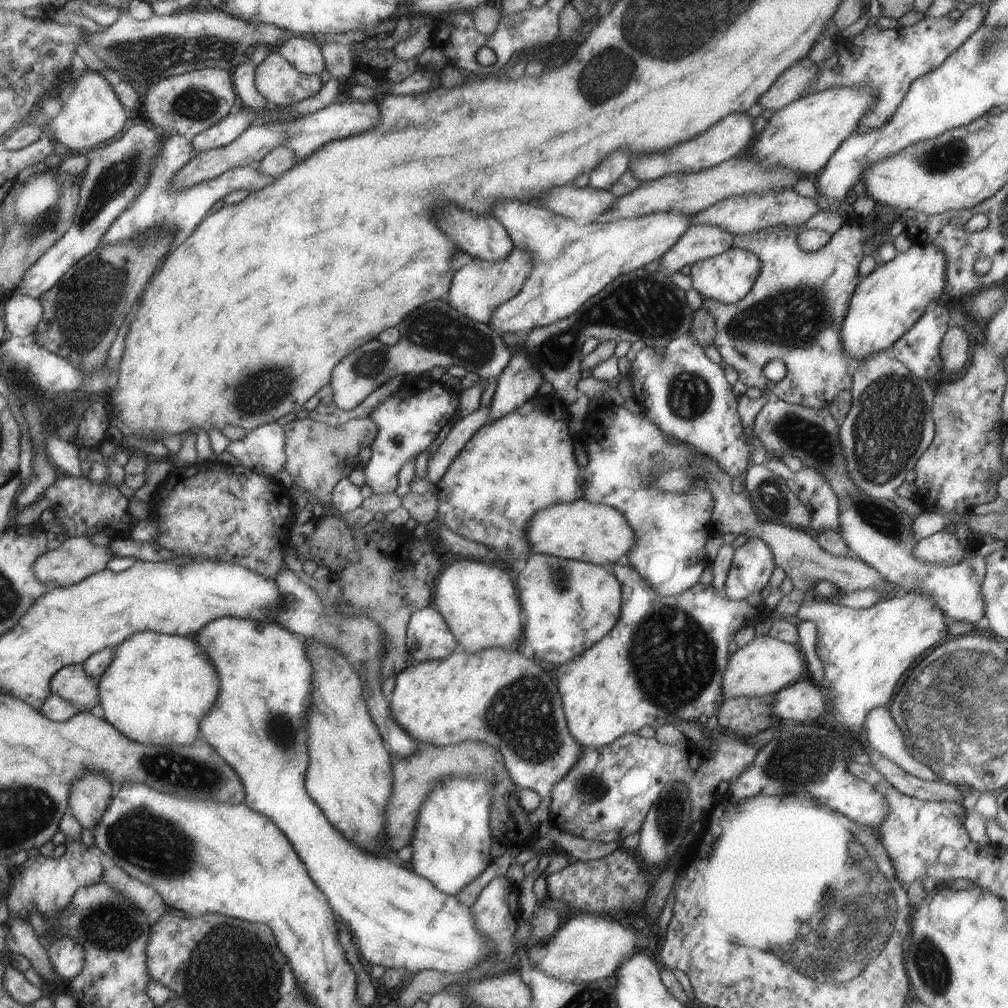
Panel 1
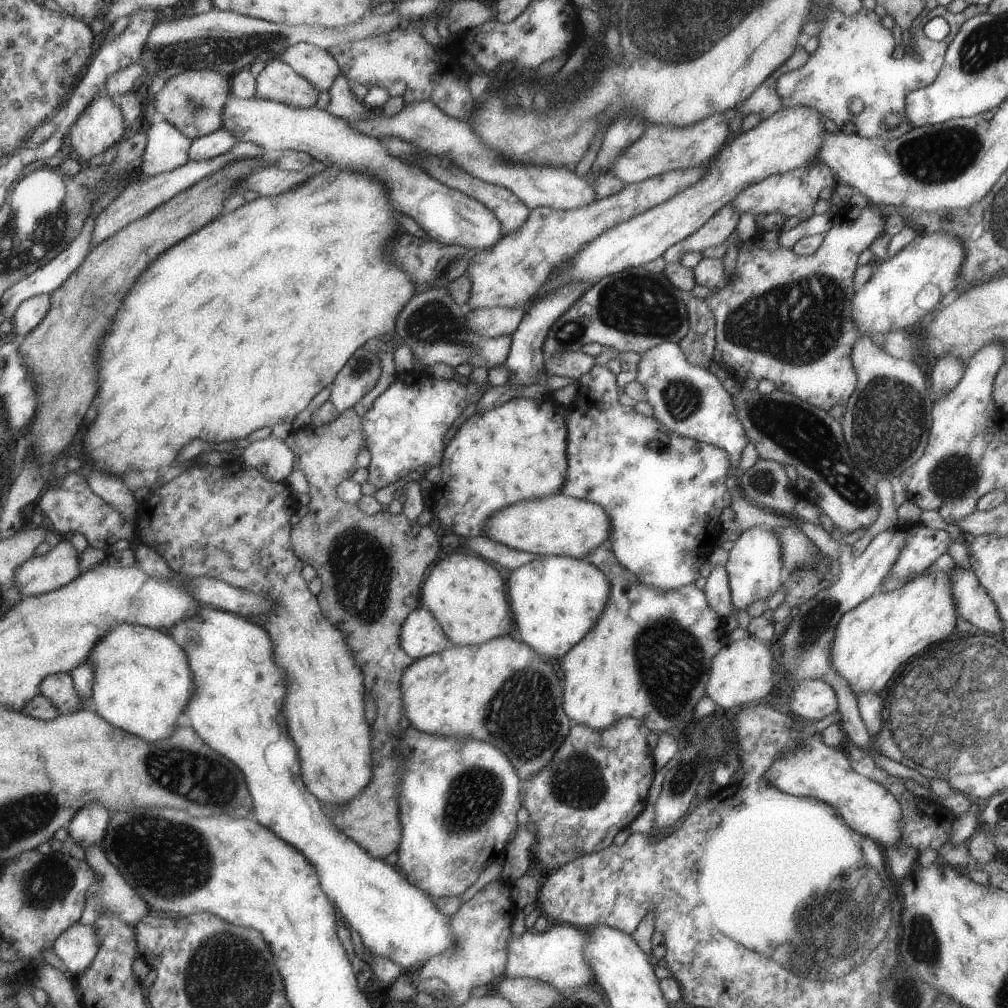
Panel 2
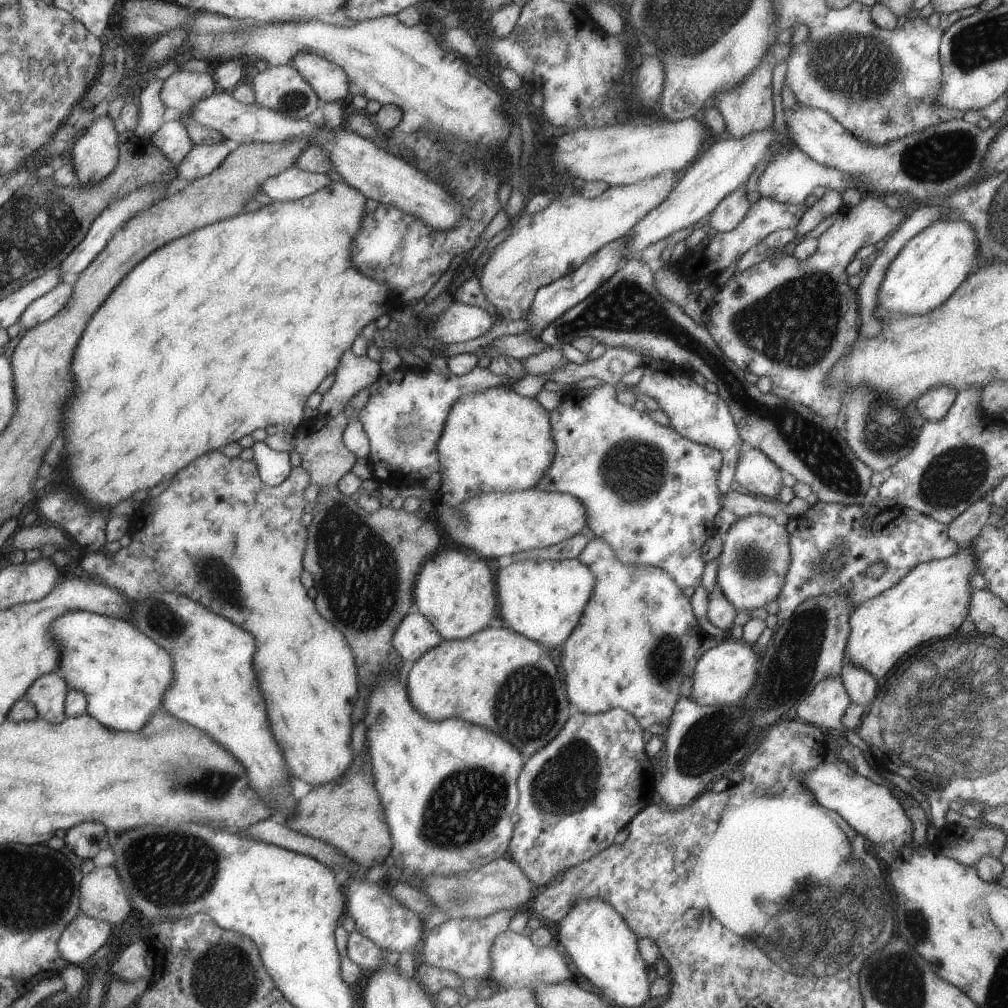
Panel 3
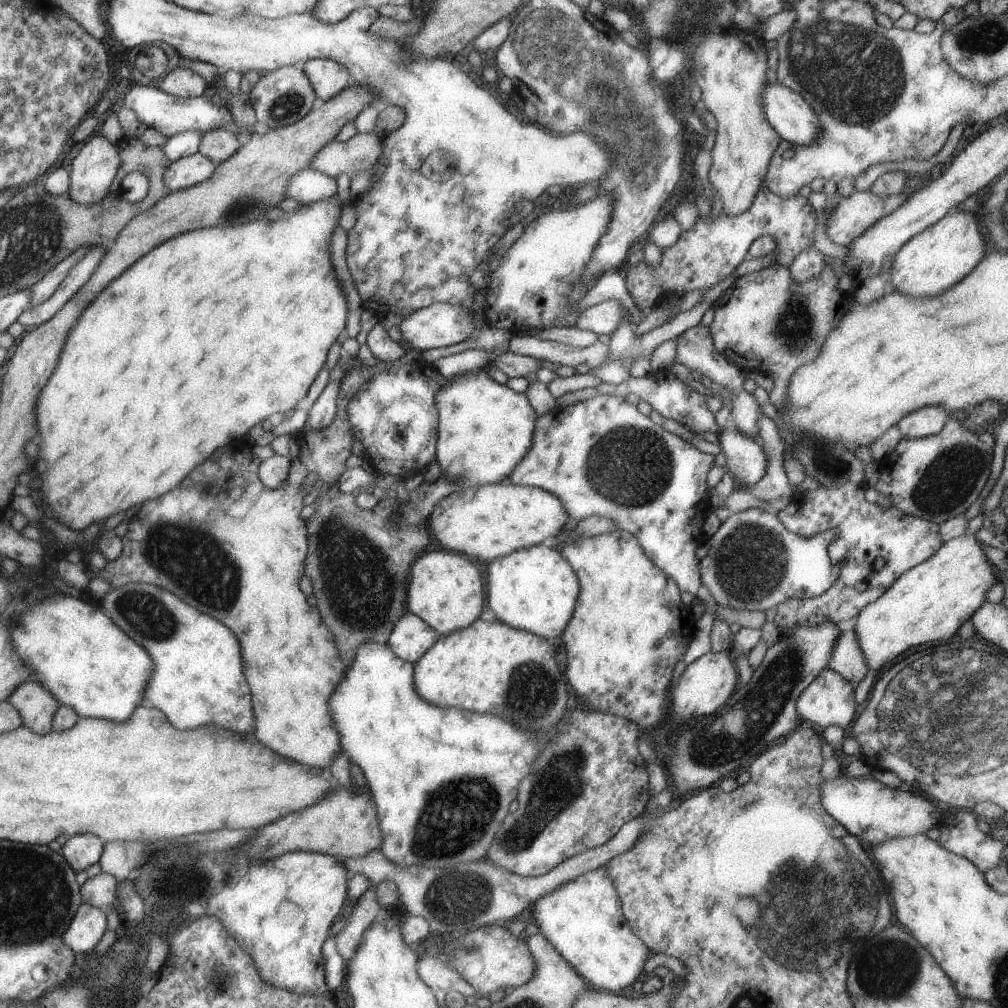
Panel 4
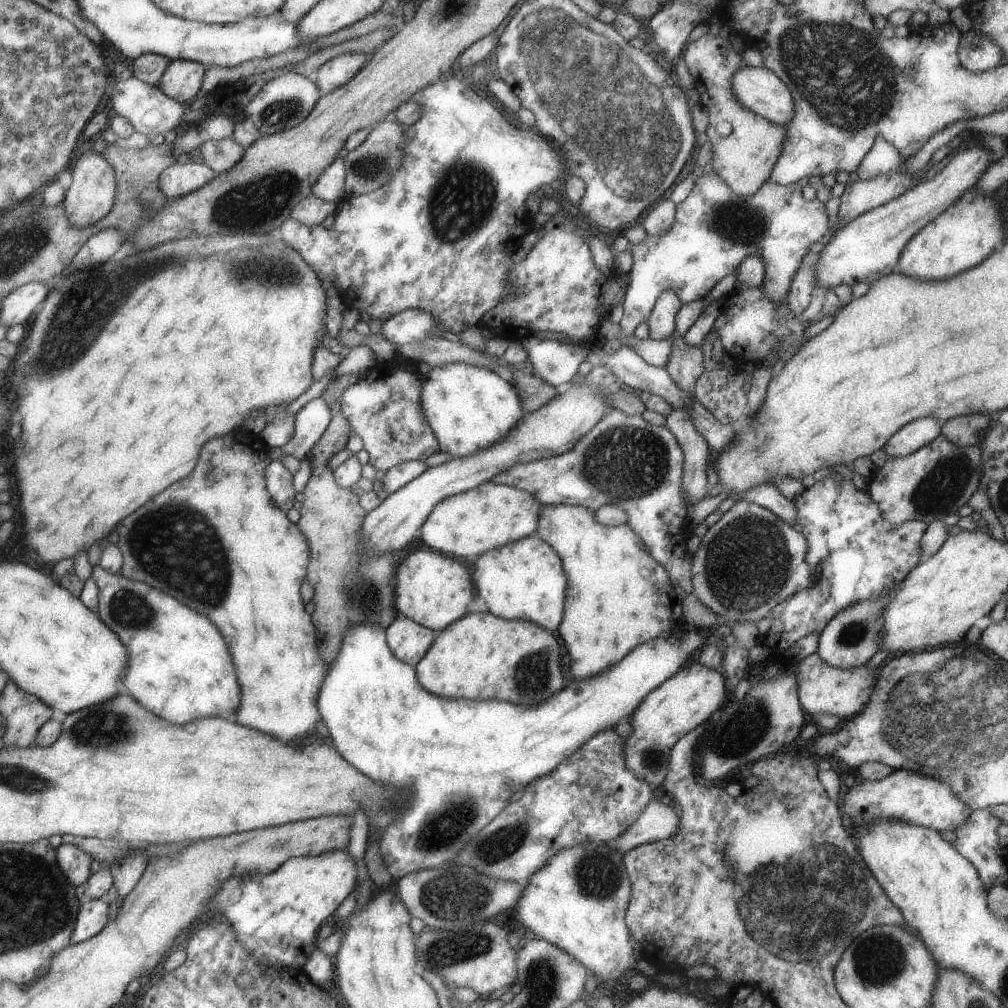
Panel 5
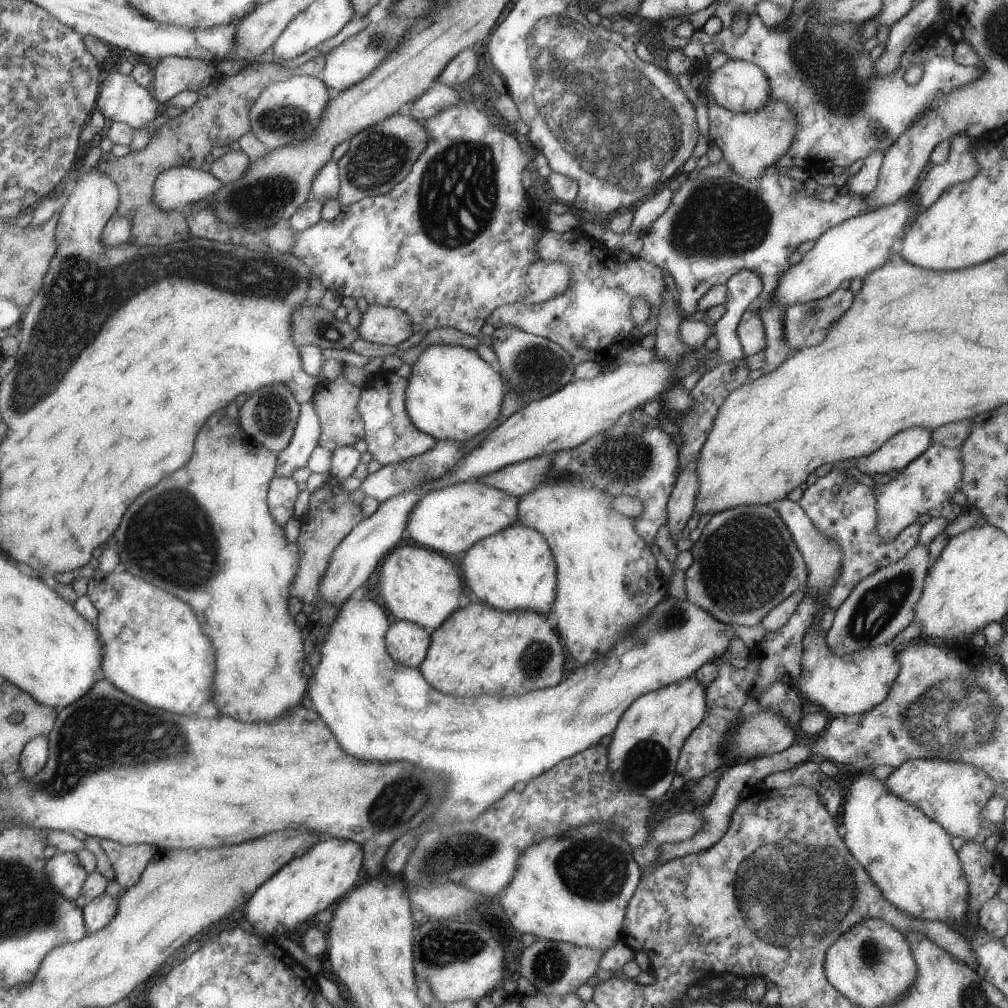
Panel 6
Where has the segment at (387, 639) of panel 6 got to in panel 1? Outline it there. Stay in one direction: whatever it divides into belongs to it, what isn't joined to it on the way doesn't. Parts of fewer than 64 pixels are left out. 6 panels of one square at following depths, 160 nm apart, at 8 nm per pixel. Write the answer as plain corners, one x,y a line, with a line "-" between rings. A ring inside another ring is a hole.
432,605
411,613
404,641
415,663
441,660
459,649
446,622

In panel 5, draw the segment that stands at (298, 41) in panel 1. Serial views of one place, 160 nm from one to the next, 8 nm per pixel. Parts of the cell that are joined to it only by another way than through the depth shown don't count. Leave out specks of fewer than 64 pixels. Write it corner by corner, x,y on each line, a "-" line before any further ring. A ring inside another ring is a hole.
371,52
343,53
324,62
313,74
313,81
321,94
330,93
338,86
351,80
357,71
367,62

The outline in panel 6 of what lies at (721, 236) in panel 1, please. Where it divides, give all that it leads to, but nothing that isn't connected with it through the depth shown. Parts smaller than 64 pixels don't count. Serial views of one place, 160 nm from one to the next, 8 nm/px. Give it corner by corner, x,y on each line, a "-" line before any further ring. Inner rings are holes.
704,88
703,92
707,96
708,140
710,144
716,144
719,147
719,150
722,151
723,160
728,162
730,169
735,171
739,177
746,178
747,180
758,177
763,170
767,169
768,166
773,166
787,152
796,131
796,116
792,113
786,102
769,99
765,106
758,108
756,111
732,113
720,107
710,95
706,94

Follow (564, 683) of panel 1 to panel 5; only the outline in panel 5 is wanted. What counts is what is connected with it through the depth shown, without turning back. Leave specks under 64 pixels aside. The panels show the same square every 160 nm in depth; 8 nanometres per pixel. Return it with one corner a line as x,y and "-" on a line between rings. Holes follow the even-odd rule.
541,504
538,506
538,510
538,521
534,532
557,553
557,556
561,559
562,569
567,581
562,619
557,632
566,646
574,678
587,678
601,673
602,670
608,669
609,666
618,663
637,644
641,644
652,638
665,638
673,627
684,622
681,618
682,610
679,600
673,591
674,586
668,577
667,571
648,553
645,545
627,523
621,523
617,526
605,526
595,520
594,512
591,509
581,505

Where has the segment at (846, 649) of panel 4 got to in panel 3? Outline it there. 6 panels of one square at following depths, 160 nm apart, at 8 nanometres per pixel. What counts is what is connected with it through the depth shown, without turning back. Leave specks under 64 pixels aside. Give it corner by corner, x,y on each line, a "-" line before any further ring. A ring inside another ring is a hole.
843,661
839,677
850,701
862,708
875,696
876,678
860,666
853,665
851,661

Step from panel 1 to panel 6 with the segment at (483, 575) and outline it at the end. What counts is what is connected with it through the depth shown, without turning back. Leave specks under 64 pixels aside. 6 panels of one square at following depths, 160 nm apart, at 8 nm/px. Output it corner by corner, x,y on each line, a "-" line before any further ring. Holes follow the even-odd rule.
399,546
390,550
380,562
379,601
393,614
397,621
407,621
419,625
428,631
435,630
452,612
455,612
457,598
461,593
461,580
450,557
421,546

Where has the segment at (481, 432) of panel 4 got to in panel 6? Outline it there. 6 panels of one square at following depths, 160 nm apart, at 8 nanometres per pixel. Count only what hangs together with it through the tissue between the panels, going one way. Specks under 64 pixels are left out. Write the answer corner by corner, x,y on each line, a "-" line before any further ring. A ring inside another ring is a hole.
428,343
410,367
404,400
407,416
417,430
435,440
466,442
499,416
504,395
502,378
475,350

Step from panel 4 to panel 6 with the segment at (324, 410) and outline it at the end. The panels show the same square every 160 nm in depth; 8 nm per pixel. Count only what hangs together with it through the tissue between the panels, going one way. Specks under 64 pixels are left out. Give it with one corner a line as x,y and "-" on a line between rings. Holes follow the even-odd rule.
312,401
301,403
298,410
298,419
292,434
291,440
287,446
276,453
276,465
274,470
275,477
291,477
294,470
305,467
311,454
311,451
317,446
320,435
320,424
318,416
315,414
315,409

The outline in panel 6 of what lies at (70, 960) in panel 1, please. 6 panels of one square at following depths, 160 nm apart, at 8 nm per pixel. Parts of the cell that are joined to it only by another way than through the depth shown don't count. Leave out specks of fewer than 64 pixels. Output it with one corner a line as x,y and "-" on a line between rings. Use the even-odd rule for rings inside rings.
103,892
92,898
81,909
86,934
107,926
116,915
117,907
118,896
111,897

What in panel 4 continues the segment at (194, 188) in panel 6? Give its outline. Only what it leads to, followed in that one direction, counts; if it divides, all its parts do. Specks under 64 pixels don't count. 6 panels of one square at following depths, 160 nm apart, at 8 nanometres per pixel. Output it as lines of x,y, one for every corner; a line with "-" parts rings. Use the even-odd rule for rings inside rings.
199,151
188,157
170,161
162,174
163,184
169,192
181,190
203,182
214,173
214,164

